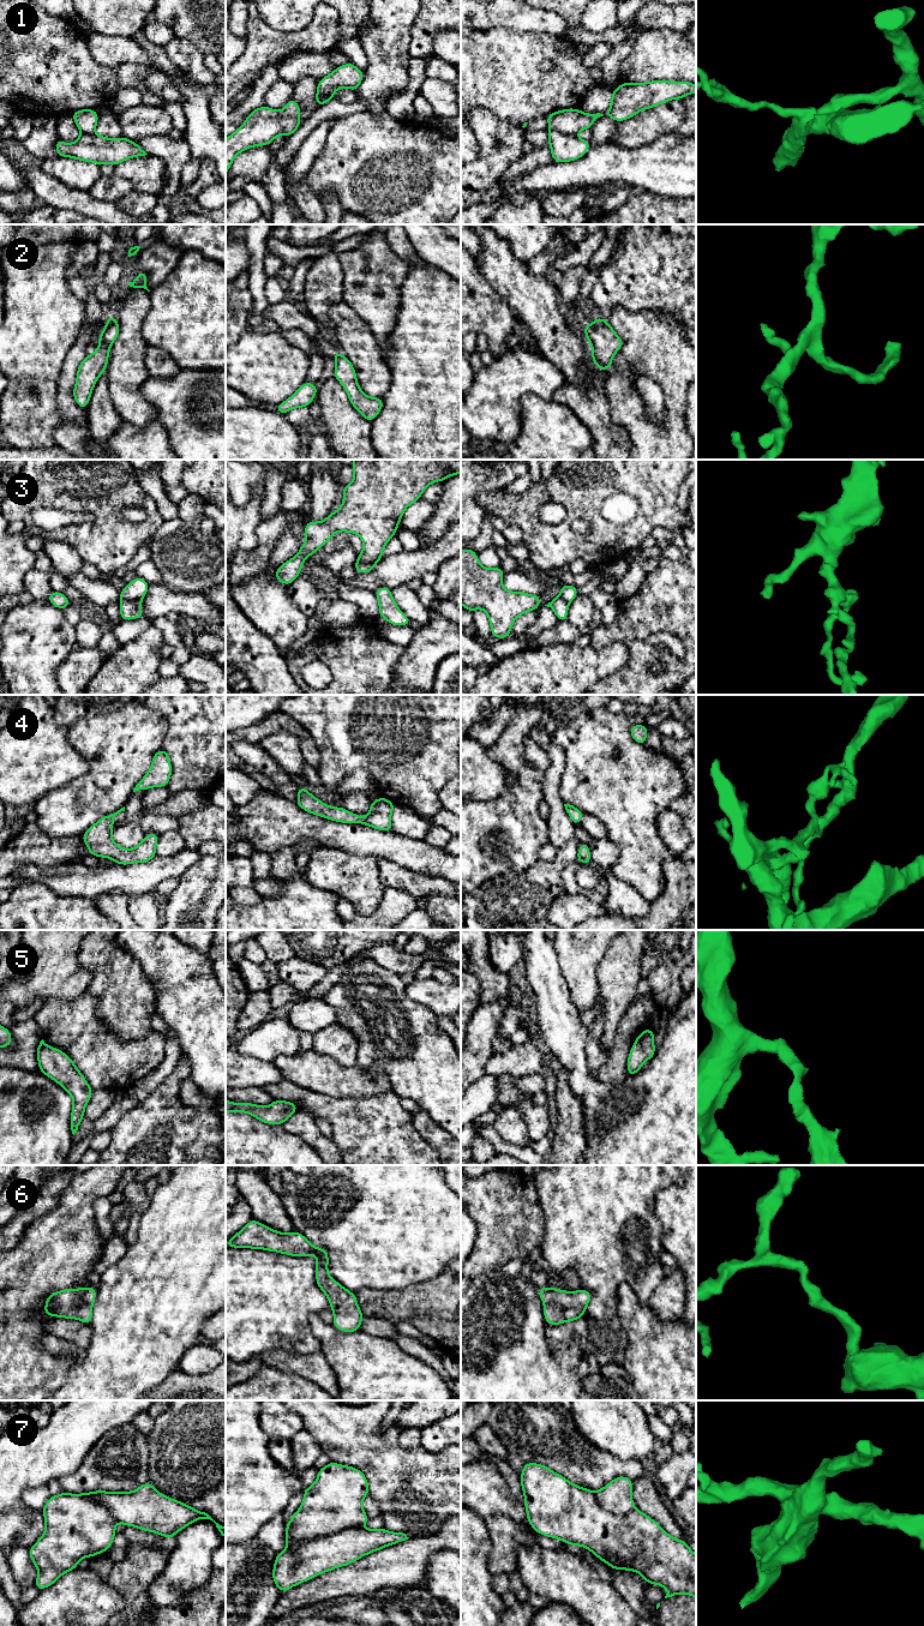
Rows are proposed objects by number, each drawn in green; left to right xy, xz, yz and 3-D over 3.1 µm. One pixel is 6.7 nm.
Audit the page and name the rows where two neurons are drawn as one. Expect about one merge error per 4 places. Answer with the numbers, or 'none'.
1, 3, 7

